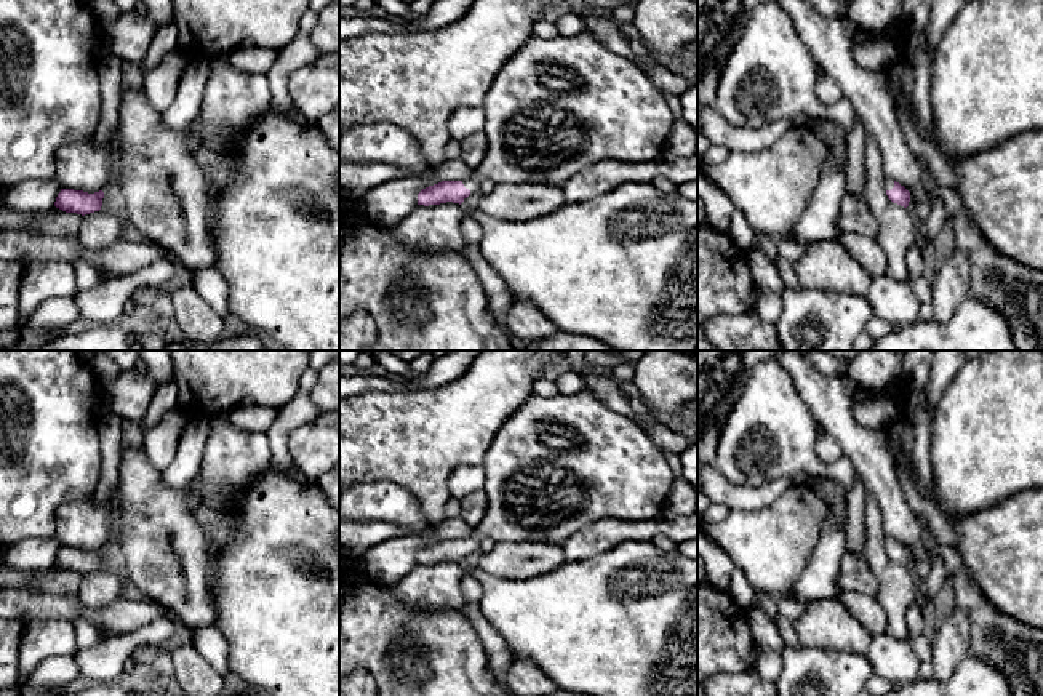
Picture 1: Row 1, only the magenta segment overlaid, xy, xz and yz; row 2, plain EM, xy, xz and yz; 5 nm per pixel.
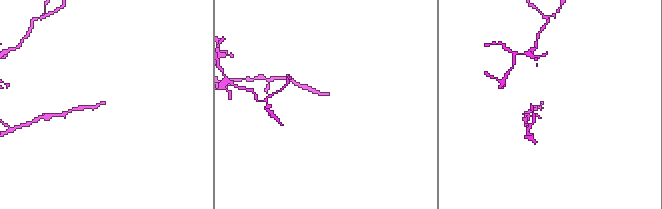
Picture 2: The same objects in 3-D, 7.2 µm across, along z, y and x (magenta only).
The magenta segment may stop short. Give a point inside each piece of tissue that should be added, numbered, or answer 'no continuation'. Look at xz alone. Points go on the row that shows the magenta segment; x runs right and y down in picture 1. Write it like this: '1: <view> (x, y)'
1: xz (557, 106)

